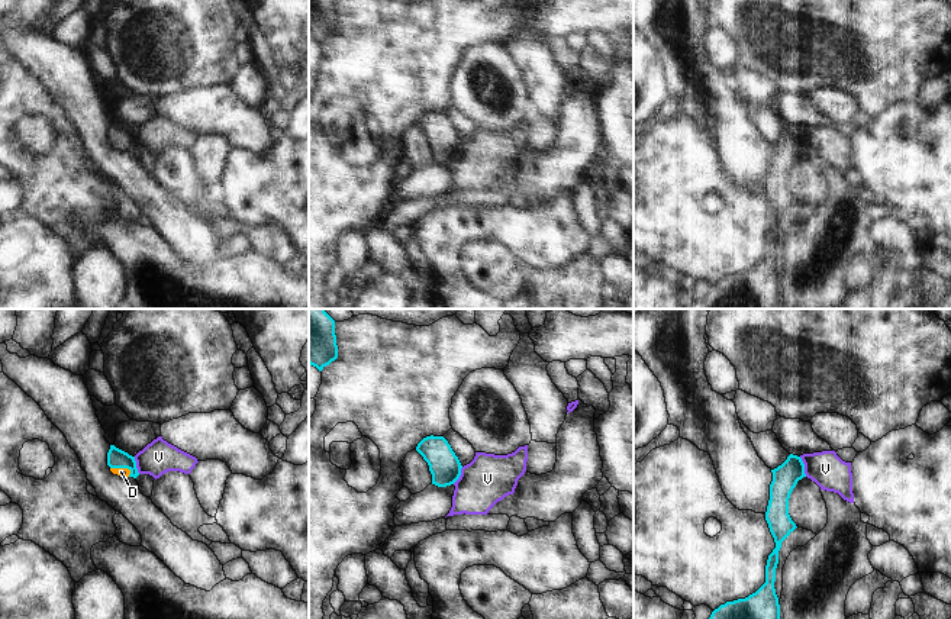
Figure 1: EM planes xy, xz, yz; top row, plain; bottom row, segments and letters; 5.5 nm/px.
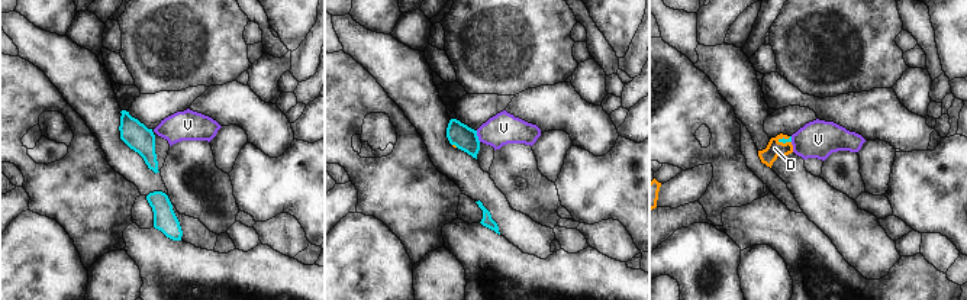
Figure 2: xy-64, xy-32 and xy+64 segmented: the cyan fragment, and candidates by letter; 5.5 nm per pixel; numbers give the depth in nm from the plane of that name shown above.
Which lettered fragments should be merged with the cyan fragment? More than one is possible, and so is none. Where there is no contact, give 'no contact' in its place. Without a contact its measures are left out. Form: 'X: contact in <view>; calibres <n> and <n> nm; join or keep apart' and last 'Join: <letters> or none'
D: contact in xy; calibres 110 and 50 nm; join
V: contact in yz; calibres 140 and 190 nm; keep apart
Join: D

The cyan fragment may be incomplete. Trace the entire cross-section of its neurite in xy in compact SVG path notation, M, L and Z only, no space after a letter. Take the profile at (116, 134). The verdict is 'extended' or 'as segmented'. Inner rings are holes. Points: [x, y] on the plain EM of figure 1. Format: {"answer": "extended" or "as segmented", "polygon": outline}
{"answer": "extended", "polygon": "M110 120L110 125L107 128L107 141L113 149L117 149L120 152L136 154L139 151L135 132L116 123L115 120Z"}

